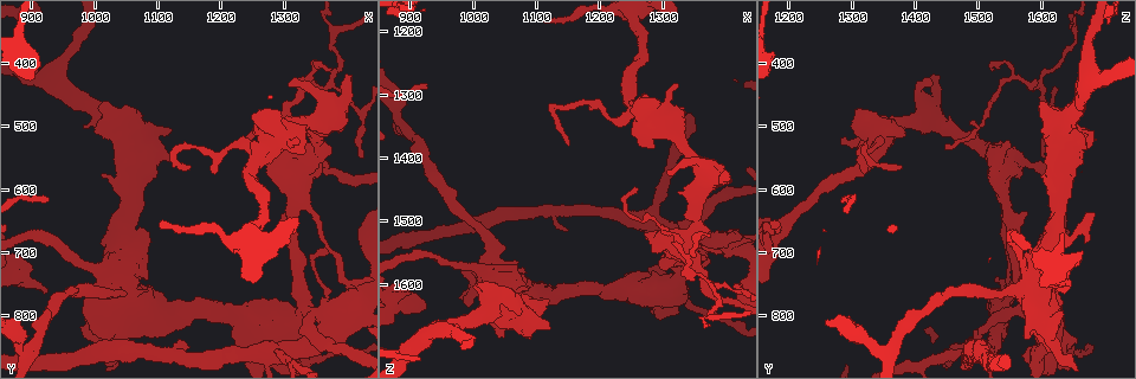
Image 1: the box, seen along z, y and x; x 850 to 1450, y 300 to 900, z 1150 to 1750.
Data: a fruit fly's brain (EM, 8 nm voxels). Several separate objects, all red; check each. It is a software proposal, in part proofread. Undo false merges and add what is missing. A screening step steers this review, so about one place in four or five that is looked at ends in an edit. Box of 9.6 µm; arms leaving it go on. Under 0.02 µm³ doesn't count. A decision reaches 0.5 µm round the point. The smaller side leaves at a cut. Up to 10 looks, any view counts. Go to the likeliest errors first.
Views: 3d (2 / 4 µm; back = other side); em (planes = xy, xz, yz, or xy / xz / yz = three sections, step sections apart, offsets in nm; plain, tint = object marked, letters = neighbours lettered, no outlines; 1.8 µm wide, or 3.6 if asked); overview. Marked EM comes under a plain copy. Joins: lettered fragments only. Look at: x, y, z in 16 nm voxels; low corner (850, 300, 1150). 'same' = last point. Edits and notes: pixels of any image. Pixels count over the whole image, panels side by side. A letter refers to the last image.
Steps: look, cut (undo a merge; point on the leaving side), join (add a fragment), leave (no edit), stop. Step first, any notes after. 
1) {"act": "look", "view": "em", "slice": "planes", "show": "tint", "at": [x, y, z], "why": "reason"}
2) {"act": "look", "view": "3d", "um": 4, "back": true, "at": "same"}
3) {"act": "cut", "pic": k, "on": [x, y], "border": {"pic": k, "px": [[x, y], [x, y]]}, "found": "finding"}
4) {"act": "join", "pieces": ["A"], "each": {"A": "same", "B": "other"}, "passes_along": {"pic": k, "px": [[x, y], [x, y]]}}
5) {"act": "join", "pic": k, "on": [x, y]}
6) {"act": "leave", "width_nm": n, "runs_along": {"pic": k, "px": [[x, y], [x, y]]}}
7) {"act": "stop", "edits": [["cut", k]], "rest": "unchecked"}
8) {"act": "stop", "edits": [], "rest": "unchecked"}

{"act": "look", "view": "em", "um": 3.6, "slice": "xy", "step": 8, "show": "tint", "at": [1030, 735, 1590], "why": "closes a loop"}

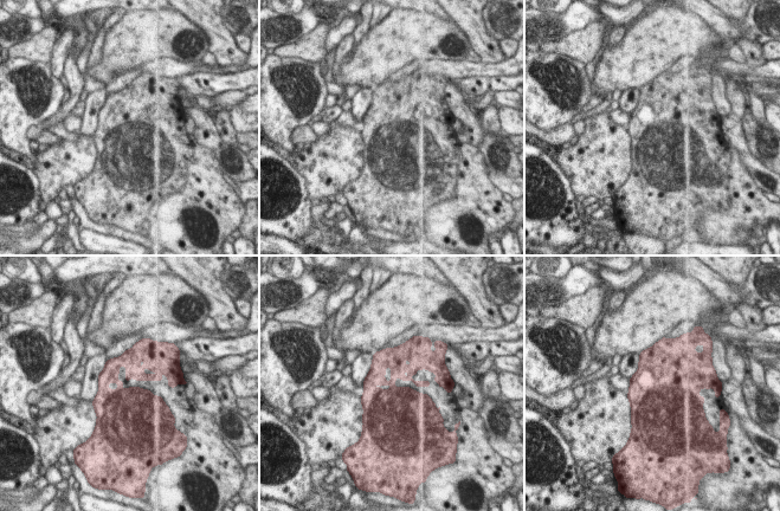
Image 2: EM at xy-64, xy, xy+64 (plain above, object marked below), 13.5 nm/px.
{"act": "look", "view": "em", "um": 3.6, "slice": "yz", "step": 4, "show": "letters", "at": "same", "why": "another direction"}

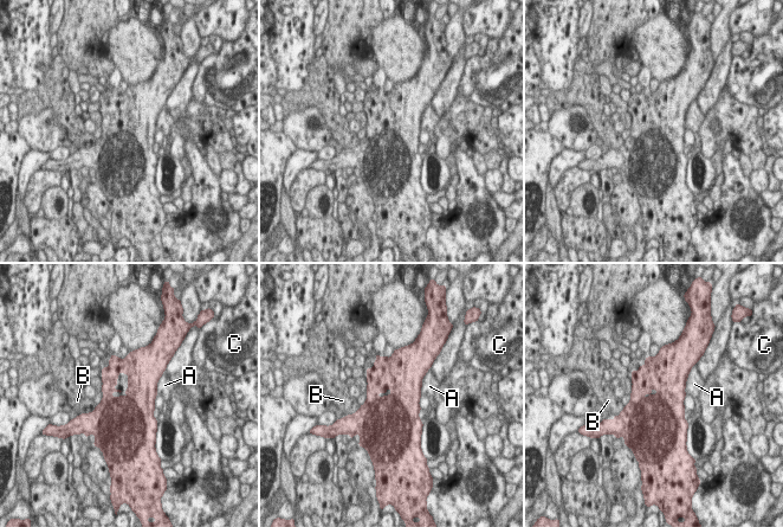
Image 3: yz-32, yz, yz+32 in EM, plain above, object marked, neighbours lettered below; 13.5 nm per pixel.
{"act": "leave", "each": {"A": "other", "B": "other", "C": "other"}, "border": {"pic": 3, "px": [[690, 372], [686, 379], [685, 394]]}, "found": "all the same neuron"}

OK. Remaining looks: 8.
{"act": "look", "view": "3d", "um": 4, "back": true, "at": [1040, 640, 1690], "why": "an open end"}

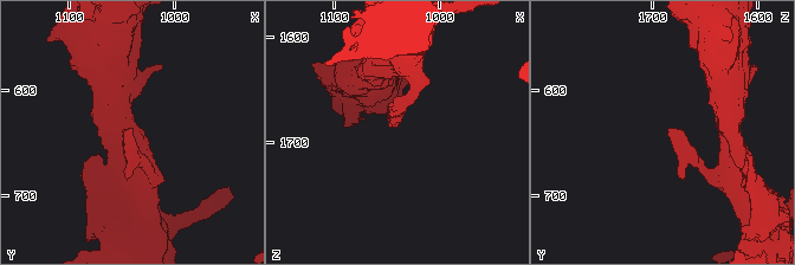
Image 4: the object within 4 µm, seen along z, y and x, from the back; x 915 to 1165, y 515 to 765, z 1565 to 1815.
{"act": "look", "view": "em", "slice": "yz", "step": 16, "show": "letters", "at": [1040, 640, 1684]}

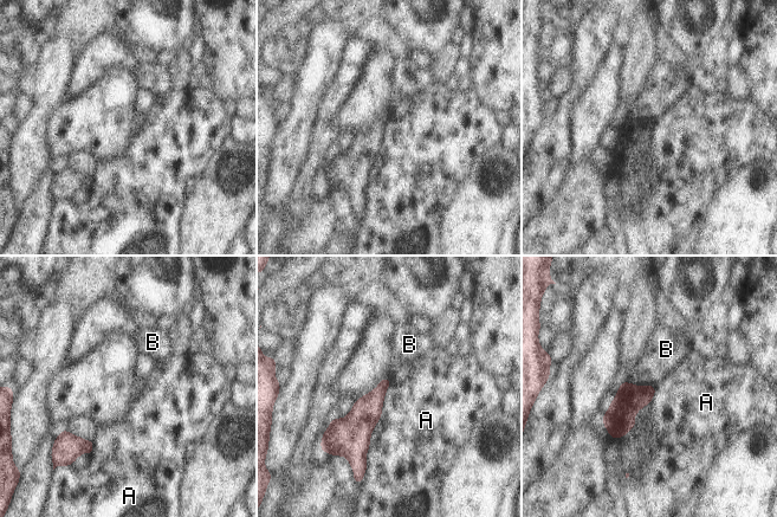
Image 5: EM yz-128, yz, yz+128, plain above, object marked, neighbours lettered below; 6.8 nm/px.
{"act": "leave", "each": {"A": "other", "B": "other"}, "border": {"pic": 5, "px": [[392, 382], [370, 434], [366, 467]]}, "found": "no lettered fragment goes on from it"}

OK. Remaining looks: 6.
{"act": "look", "view": "3d", "um": 2, "at": [1350, 805, 1540], "why": "four or more arms meet"}

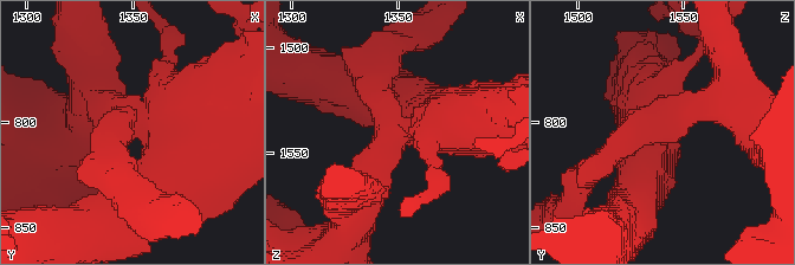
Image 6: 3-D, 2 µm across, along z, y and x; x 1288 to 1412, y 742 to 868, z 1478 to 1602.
{"act": "look", "view": "em", "slice": "planes", "show": "tint", "at": [1353, 803, 1539], "why": "now the EM"}

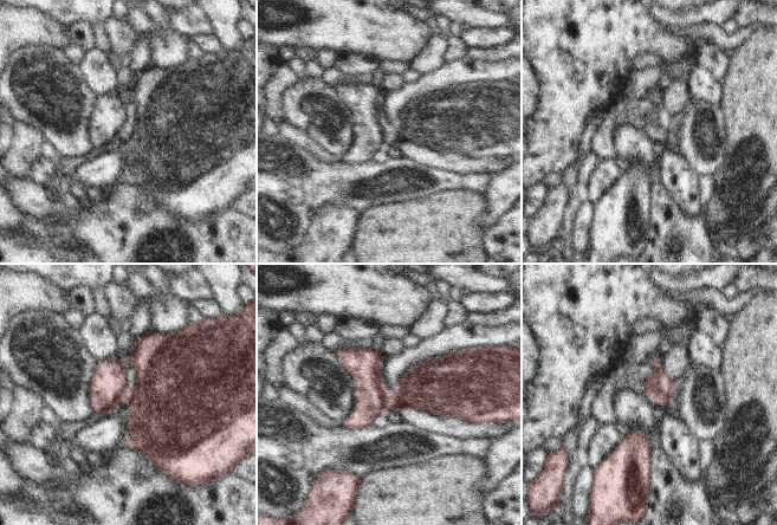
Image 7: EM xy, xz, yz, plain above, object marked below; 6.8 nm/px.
{"act": "look", "view": "em", "slice": "planes", "show": "letters", "at": "same"}

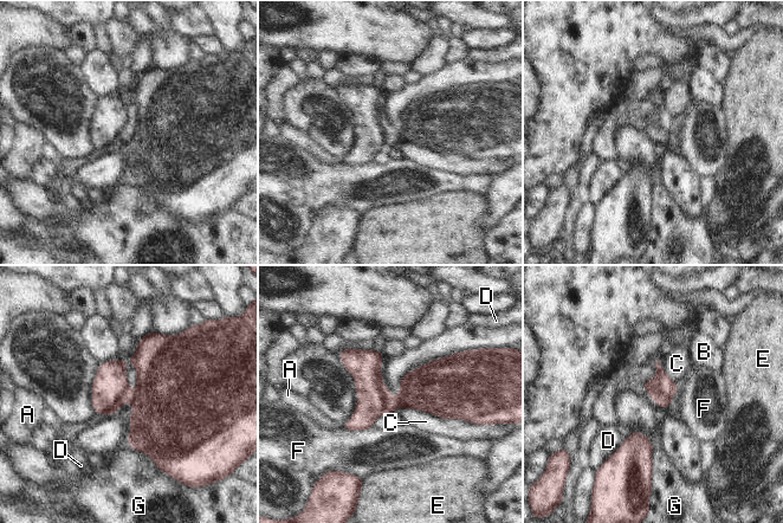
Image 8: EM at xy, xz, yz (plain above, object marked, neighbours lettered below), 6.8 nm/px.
{"act": "cut", "pic": 8, "on": [427, 388], "width_nm": 180, "each": {"A": "other", "B": "other", "C": "other", "D": "other", "E": "other", "F": "other", "G": "other"}, "border": {"pic": 8, "px": [[396, 398], [395, 406]]}, "found": "a second neuron is stuck on"}

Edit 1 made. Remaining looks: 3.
{"act": "look", "view": "overview"}

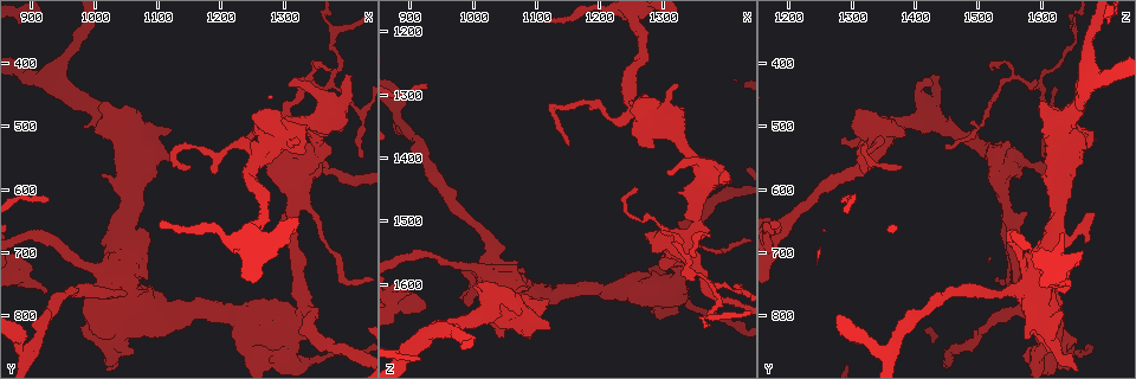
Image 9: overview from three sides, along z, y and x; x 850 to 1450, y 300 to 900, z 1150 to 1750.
{"act": "look", "view": "3d", "um": 4, "at": [1230, 865, 1600], "why": "stops while still wide"}

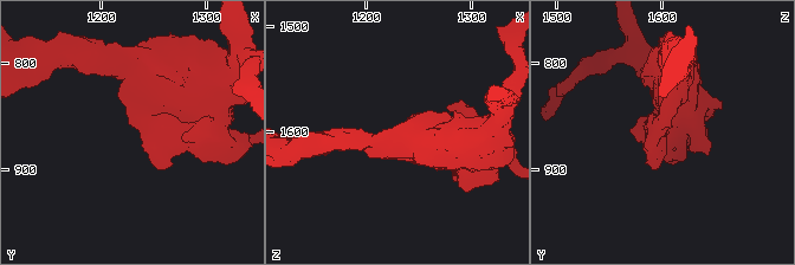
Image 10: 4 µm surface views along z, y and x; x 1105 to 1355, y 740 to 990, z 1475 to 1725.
{"act": "look", "view": "em", "slice": "planes", "show": "letters", "at": [1232, 864, 1598]}

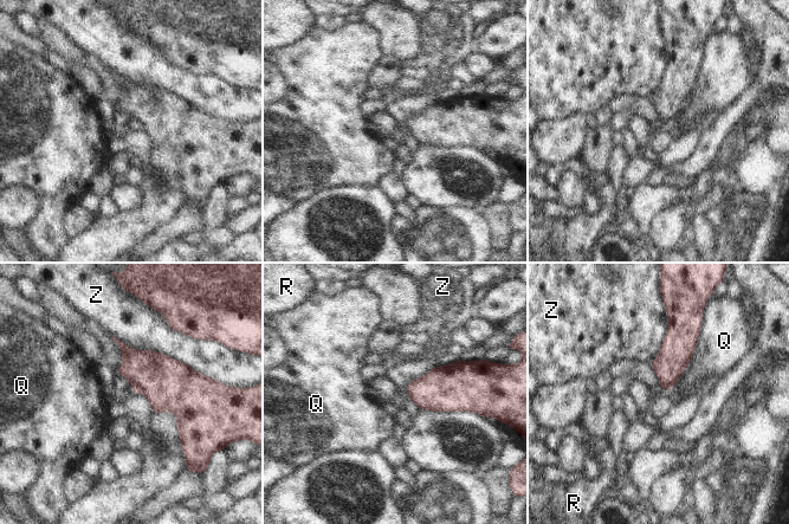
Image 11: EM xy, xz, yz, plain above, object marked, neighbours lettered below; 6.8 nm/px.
{"act": "leave", "each": {"Q": "other", "R": "other", "Z": "other"}, "border": {"pic": 11, "px": [[702, 324], [692, 358], [668, 389]]}, "found": "no lettered fragment goes on from it"}

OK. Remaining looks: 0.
{"act": "stop", "edits": [["cut", 8]], "rest": "unchecked"}

